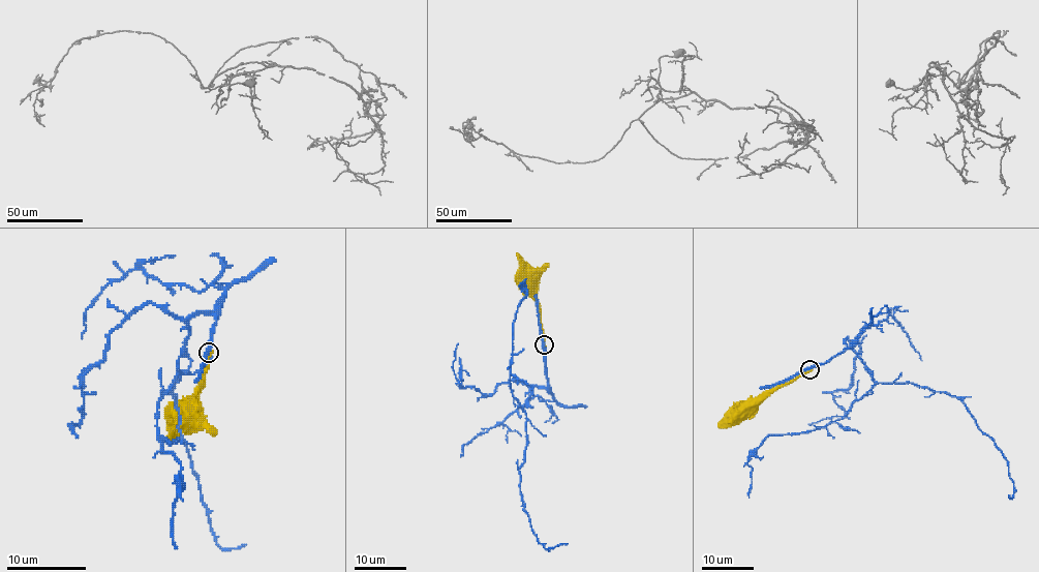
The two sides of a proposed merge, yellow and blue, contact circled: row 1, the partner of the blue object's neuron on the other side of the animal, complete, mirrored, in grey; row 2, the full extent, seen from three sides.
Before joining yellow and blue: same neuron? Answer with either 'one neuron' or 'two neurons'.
two neurons

